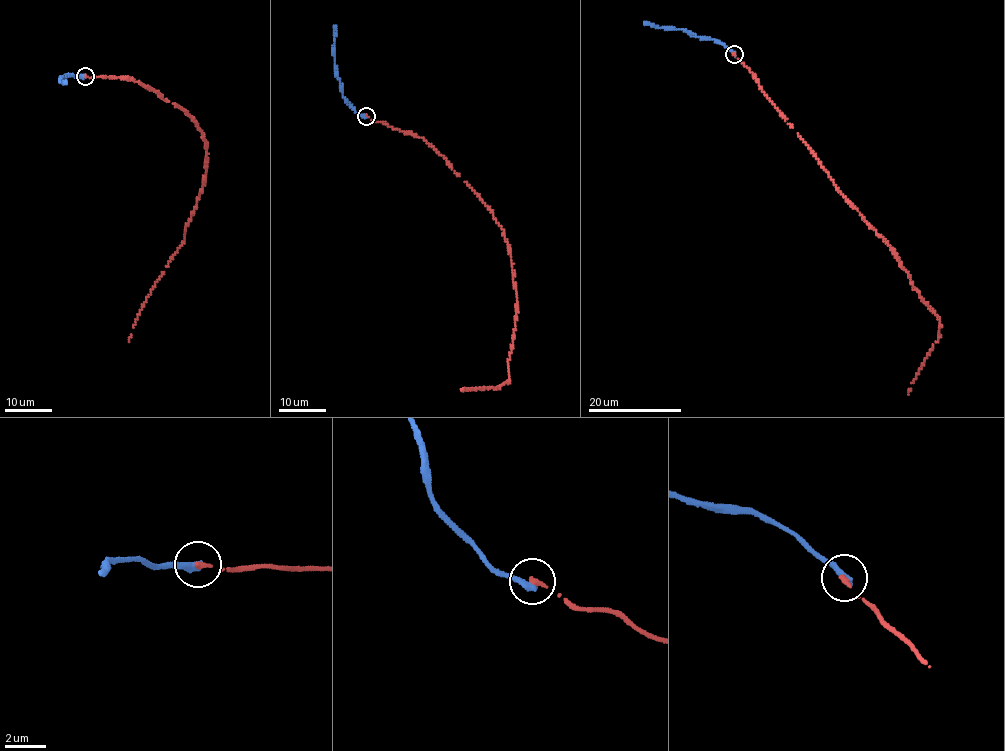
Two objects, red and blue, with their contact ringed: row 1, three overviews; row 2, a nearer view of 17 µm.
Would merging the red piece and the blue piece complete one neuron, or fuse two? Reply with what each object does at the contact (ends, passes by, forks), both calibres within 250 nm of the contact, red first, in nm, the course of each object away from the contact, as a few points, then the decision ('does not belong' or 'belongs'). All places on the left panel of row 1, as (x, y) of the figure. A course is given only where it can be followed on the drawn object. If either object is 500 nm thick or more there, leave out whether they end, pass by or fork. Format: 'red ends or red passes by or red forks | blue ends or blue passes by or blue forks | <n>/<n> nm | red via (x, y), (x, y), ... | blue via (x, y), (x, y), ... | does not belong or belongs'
red ends | blue ends | 220/360 nm | red via (85, 76), (127, 77), (140, 82), (194, 120), (206, 150), (202, 190), (182, 245), (143, 304), (128, 341) | blue via (85, 76), (65, 75), (65, 78), (59, 78), (63, 82) | does not belong

